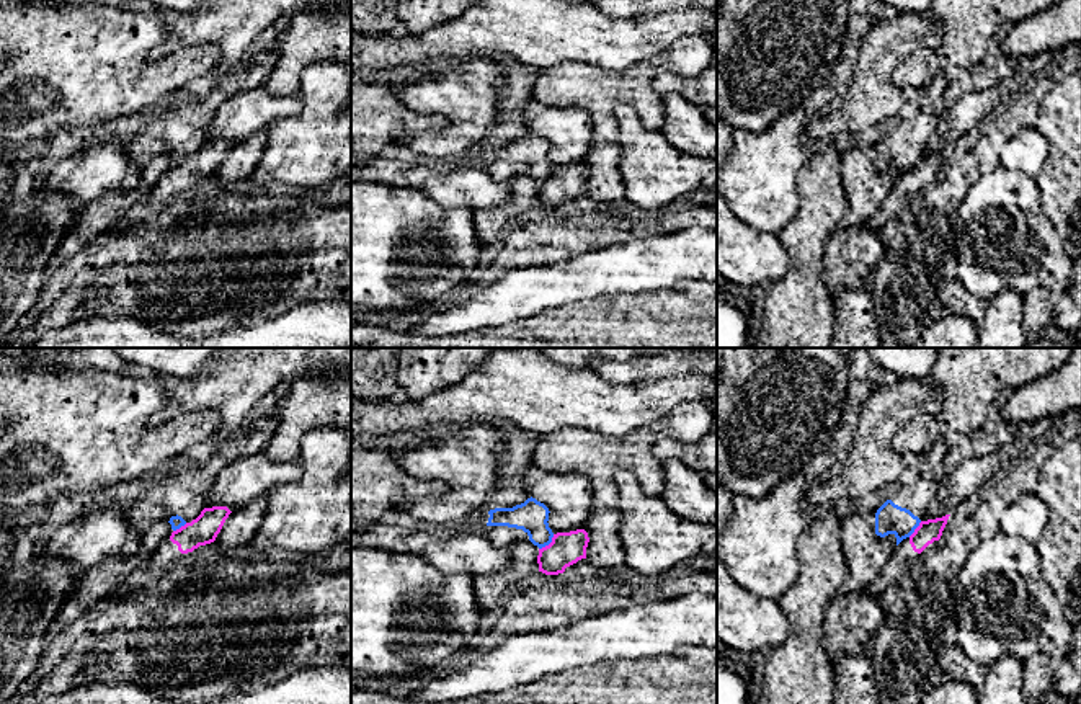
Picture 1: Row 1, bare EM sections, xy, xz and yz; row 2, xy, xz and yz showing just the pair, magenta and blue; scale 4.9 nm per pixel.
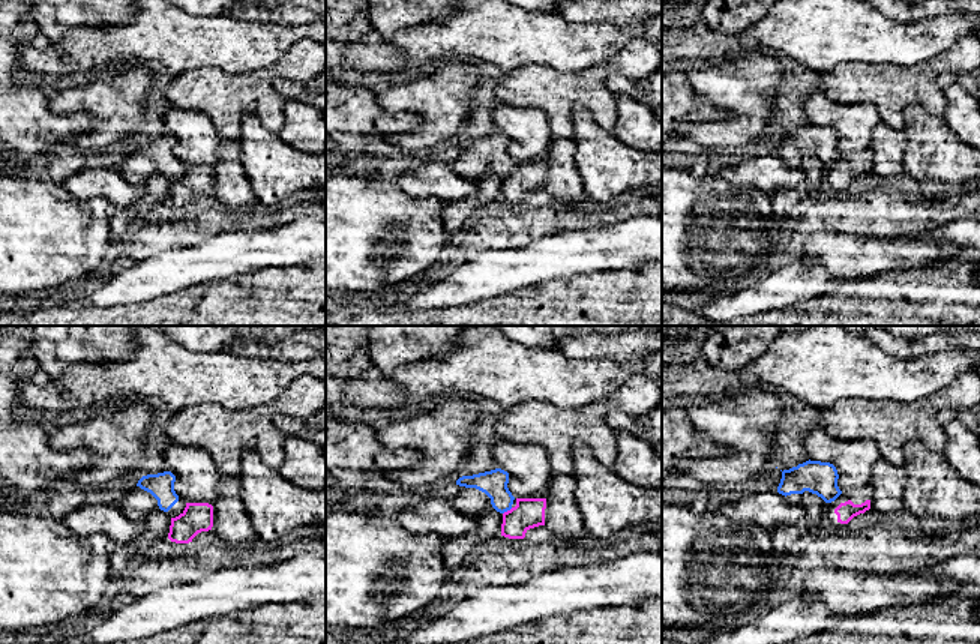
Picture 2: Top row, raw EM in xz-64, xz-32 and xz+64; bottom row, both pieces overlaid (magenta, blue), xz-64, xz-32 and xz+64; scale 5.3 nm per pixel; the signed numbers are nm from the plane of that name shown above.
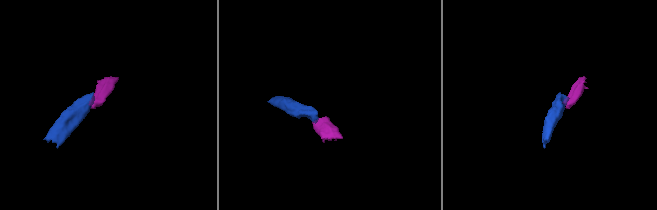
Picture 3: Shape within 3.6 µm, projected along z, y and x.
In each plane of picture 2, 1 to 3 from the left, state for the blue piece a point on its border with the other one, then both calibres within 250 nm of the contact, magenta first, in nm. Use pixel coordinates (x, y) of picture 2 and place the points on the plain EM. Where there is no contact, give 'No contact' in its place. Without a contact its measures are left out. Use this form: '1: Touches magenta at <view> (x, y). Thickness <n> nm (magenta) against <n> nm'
1: No contact
2: Touches magenta at xz-32 (508, 174). Thickness 160 nm (magenta) against 140 nm
3: No contact

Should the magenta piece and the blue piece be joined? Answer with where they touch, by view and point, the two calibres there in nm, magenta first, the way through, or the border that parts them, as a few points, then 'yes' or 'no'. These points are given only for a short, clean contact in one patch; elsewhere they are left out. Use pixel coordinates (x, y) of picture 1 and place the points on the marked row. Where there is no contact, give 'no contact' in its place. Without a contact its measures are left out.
meets magenta in xz at (549, 544); 160 nm thick on the magenta side, 160 nm on the other; border along xz (554, 534), (539, 549); no

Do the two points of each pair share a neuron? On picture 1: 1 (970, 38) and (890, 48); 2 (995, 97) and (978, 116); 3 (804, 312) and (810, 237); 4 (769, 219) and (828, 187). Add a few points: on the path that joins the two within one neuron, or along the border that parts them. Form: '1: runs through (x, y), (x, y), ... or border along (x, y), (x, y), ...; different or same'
1: border along (925, 17), (933, 26); different
2: runs through (990, 102), (980, 111); same
3: runs through (804, 294), (807, 255); same
4: border along (804, 165), (797, 175), (799, 213), (778, 234); different

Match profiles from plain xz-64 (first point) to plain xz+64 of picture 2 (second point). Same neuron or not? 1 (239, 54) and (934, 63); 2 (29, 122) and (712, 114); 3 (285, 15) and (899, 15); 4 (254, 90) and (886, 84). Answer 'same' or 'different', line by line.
1: different
2: same
3: same
4: same

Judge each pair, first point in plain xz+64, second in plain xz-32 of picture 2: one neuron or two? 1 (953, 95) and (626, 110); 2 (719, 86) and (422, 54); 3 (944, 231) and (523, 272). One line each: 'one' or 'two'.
1: one
2: two
3: one

